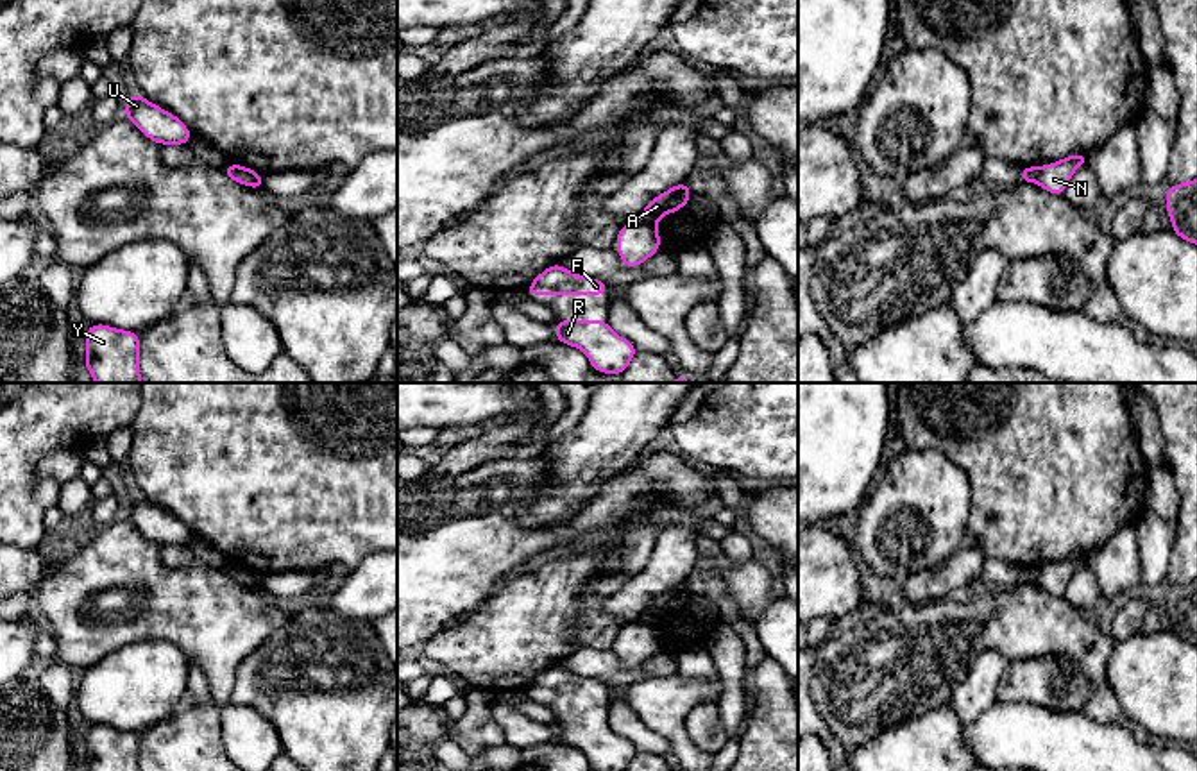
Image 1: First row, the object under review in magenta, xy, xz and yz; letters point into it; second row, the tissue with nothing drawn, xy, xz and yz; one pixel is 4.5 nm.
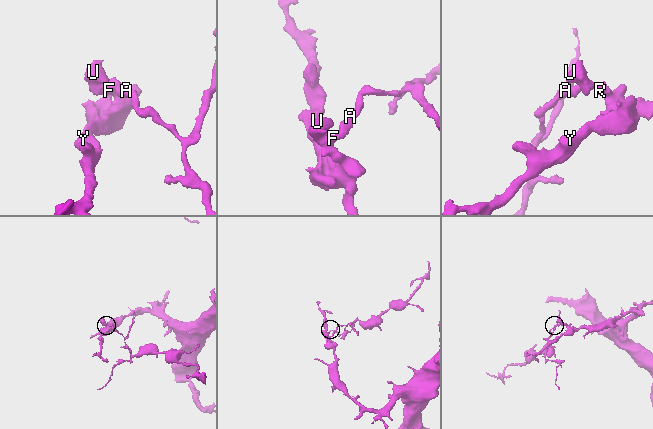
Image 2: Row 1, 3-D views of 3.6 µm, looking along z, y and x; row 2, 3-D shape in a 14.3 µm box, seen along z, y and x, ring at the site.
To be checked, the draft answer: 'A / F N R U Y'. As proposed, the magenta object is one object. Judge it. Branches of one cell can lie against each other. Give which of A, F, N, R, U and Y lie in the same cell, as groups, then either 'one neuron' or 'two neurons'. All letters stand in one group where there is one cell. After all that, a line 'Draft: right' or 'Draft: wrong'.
A / F N R U Y | two neurons
Draft: right

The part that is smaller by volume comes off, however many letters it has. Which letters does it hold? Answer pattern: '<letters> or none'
A

